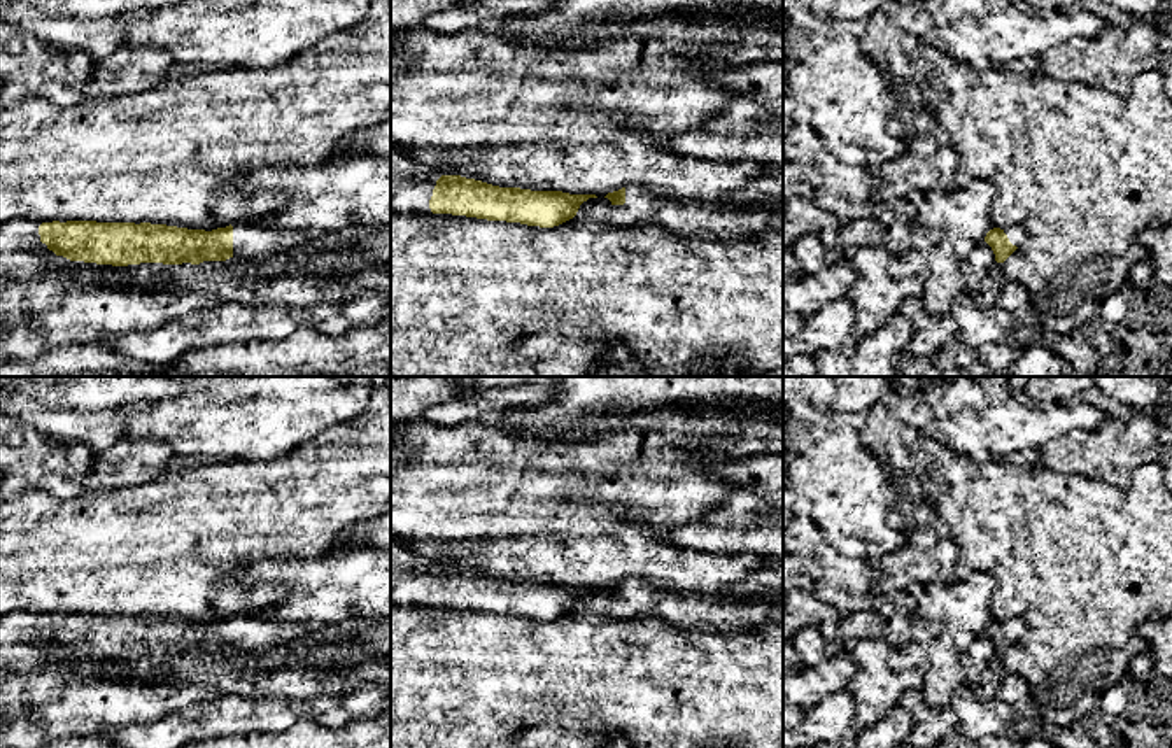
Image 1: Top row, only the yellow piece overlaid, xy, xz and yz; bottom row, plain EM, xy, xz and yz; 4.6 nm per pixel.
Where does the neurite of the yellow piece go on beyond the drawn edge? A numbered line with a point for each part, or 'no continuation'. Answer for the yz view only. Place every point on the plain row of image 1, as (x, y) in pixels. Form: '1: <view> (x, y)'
1: yz (1016, 628)

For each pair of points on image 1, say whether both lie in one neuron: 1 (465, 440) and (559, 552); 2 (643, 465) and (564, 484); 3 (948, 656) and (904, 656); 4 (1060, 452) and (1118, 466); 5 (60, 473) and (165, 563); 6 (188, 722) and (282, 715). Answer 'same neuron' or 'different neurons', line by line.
1: different neurons
2: same neuron
3: same neuron
4: same neuron
5: different neurons
6: same neuron

